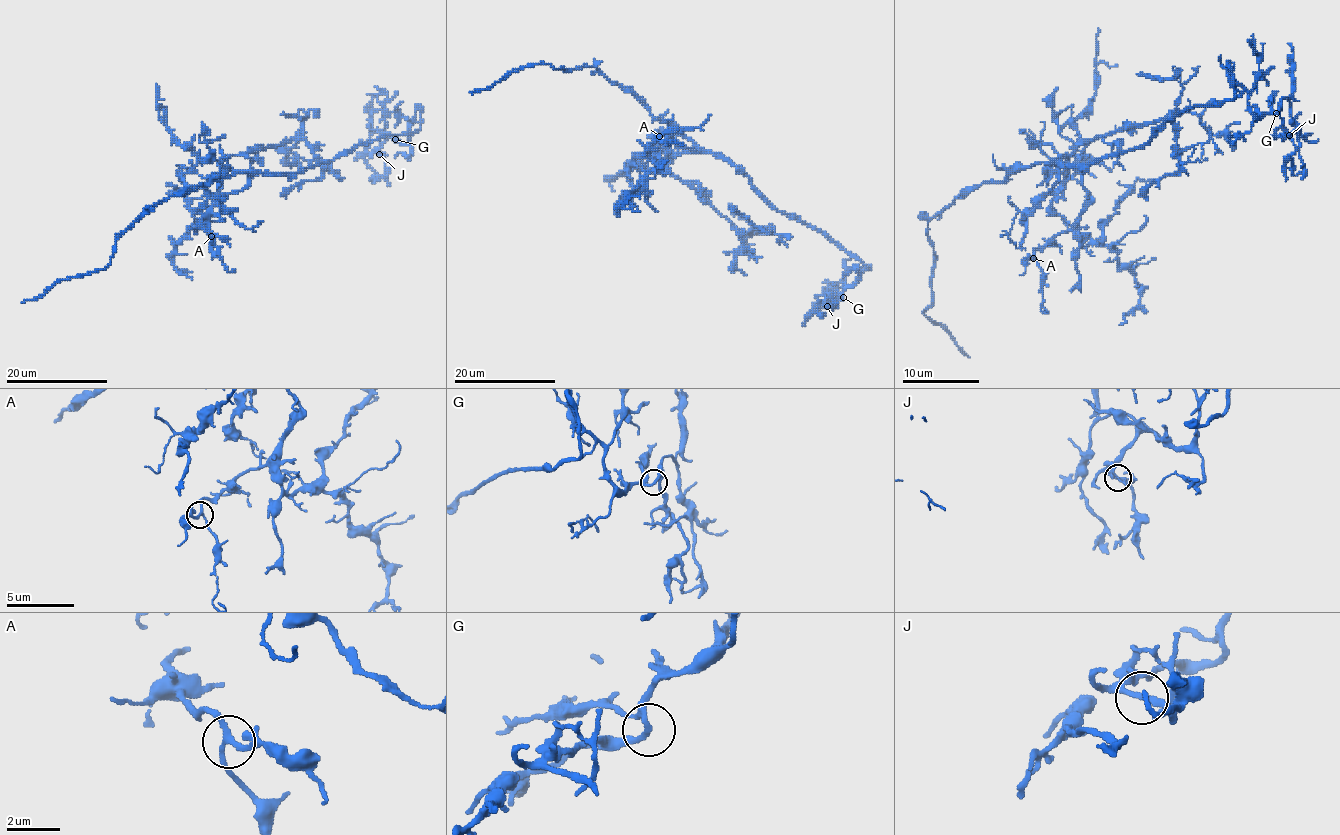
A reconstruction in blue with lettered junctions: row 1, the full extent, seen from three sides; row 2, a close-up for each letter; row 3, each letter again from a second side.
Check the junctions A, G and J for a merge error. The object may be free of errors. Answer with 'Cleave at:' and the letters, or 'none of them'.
Cleave at: none of them

